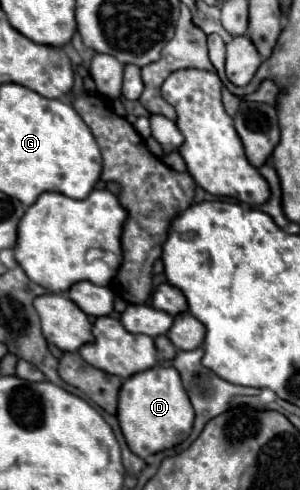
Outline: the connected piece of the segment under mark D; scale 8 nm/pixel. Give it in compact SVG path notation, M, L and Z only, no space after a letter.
M149 368L127 378L119 390L117 420L121 424L125 442L133 454L147 458L185 440L193 426L193 406L181 386L181 378L173 368Z

